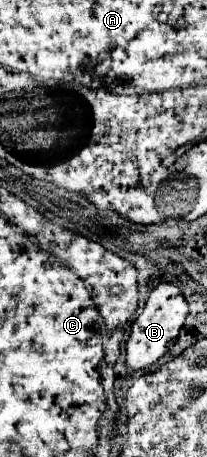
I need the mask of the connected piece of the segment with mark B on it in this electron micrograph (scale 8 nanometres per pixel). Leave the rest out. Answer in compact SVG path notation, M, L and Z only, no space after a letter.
M159 282L149 294L145 310L141 312L141 316L135 318L135 322L131 326L131 336L127 340L129 370L133 370L133 372L143 370L143 368L151 366L155 360L159 360L175 344L187 314L189 314L189 306L187 306L185 296L181 294L181 290L173 282Z

